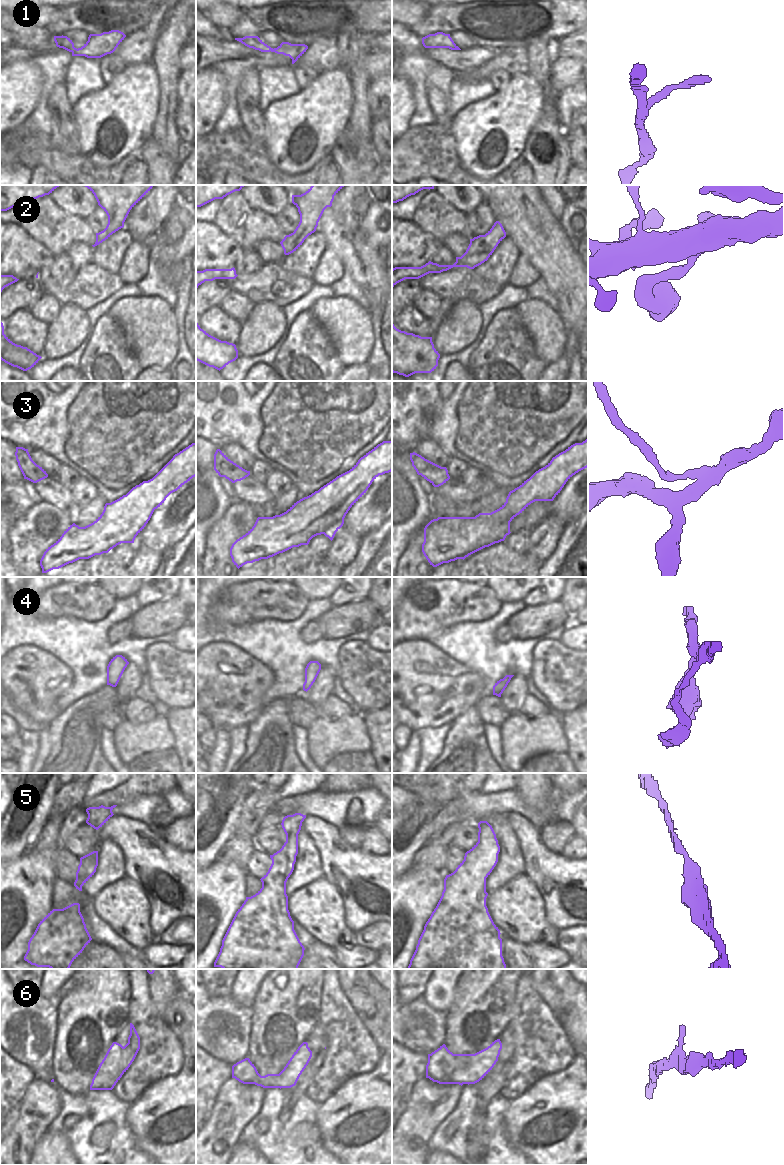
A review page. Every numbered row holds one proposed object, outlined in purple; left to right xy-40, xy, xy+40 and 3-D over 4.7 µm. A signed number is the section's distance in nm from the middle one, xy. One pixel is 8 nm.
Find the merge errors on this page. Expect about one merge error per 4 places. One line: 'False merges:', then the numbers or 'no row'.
False merges: 3

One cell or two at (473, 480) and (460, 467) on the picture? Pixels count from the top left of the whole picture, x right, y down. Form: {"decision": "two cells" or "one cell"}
{"decision": "two cells"}

